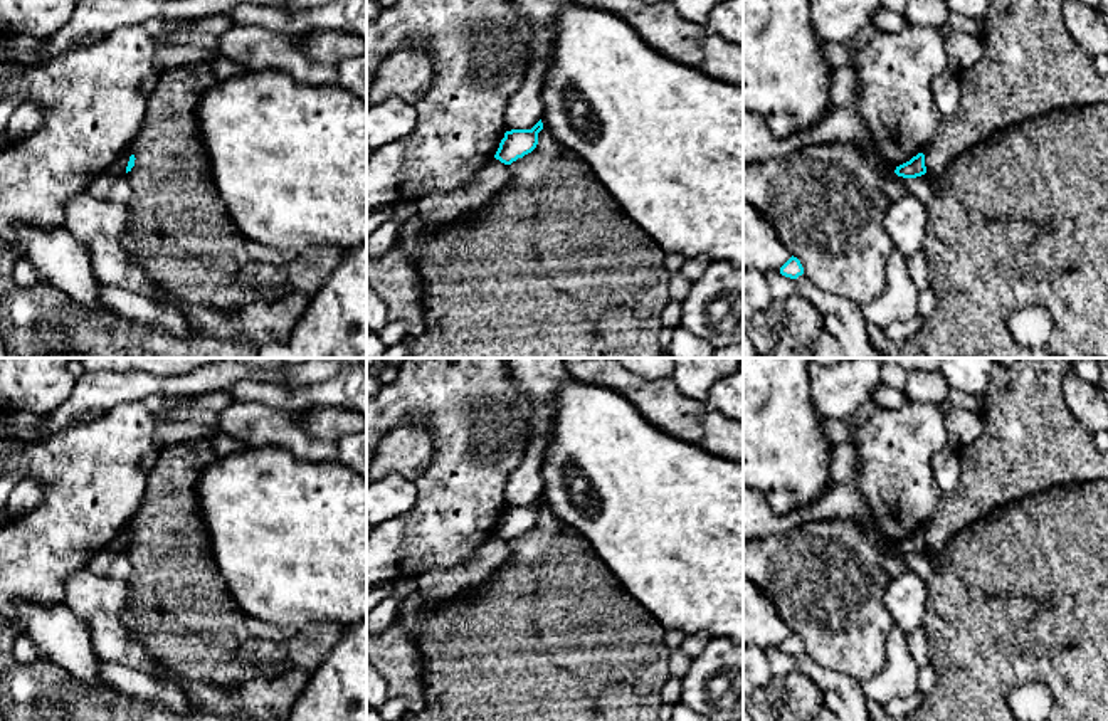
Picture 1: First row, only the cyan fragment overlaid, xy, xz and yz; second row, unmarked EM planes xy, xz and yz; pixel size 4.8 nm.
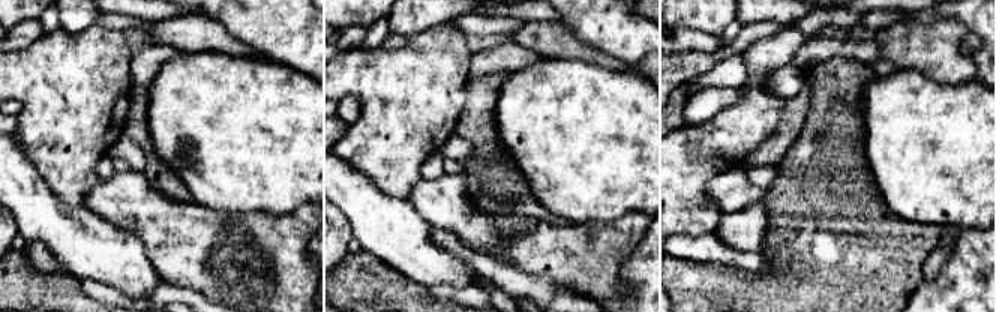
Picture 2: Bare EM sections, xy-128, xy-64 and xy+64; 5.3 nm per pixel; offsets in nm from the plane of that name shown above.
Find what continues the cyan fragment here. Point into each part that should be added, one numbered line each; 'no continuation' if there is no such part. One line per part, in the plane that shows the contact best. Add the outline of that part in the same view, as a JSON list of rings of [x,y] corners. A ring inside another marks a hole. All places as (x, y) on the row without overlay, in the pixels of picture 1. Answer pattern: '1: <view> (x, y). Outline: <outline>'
no continuation

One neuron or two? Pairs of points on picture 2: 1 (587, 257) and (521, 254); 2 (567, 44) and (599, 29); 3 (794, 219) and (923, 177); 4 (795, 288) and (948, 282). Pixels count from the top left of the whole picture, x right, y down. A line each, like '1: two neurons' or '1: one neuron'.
1: one neuron
2: two neurons
3: two neurons
4: two neurons

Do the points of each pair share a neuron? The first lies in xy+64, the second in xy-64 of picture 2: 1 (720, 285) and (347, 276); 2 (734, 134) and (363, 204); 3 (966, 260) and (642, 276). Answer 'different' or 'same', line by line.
1: same
2: different
3: same

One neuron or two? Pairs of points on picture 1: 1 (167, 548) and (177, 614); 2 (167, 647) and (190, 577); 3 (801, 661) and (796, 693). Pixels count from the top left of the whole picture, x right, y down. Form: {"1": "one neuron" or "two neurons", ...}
{"1": "one neuron", "2": "one neuron", "3": "two neurons"}

